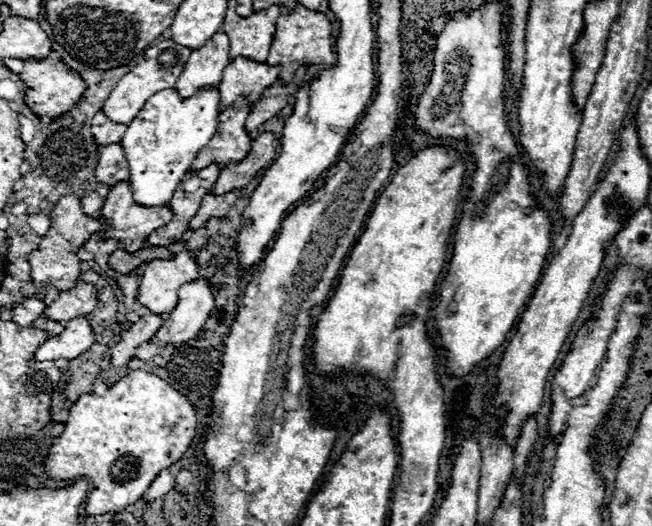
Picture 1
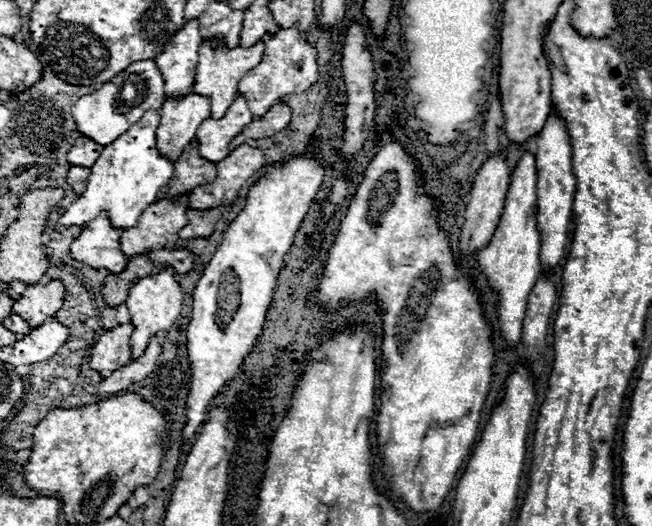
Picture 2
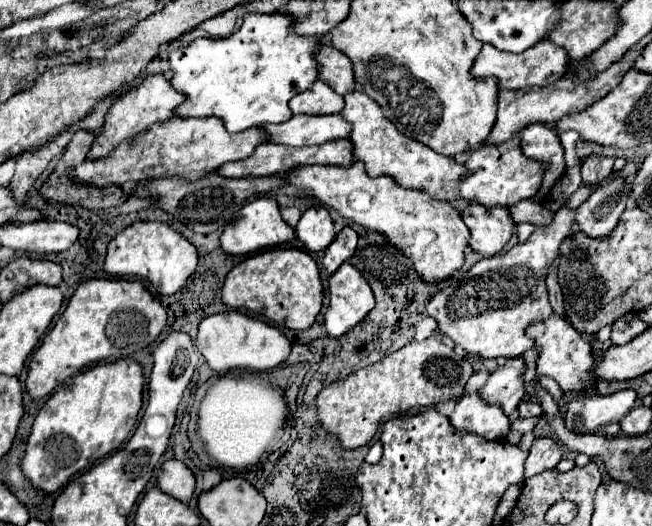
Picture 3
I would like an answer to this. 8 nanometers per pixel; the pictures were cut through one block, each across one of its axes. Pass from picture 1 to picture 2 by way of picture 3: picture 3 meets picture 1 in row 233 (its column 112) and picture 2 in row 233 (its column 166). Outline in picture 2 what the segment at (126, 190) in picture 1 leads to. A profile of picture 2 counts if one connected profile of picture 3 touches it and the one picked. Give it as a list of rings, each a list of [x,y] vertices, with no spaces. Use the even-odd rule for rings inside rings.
[[[106,216],[92,220],[72,242],[70,256],[90,268],[106,268],[112,274],[124,272],[128,258],[120,250],[120,228],[112,228]]]

